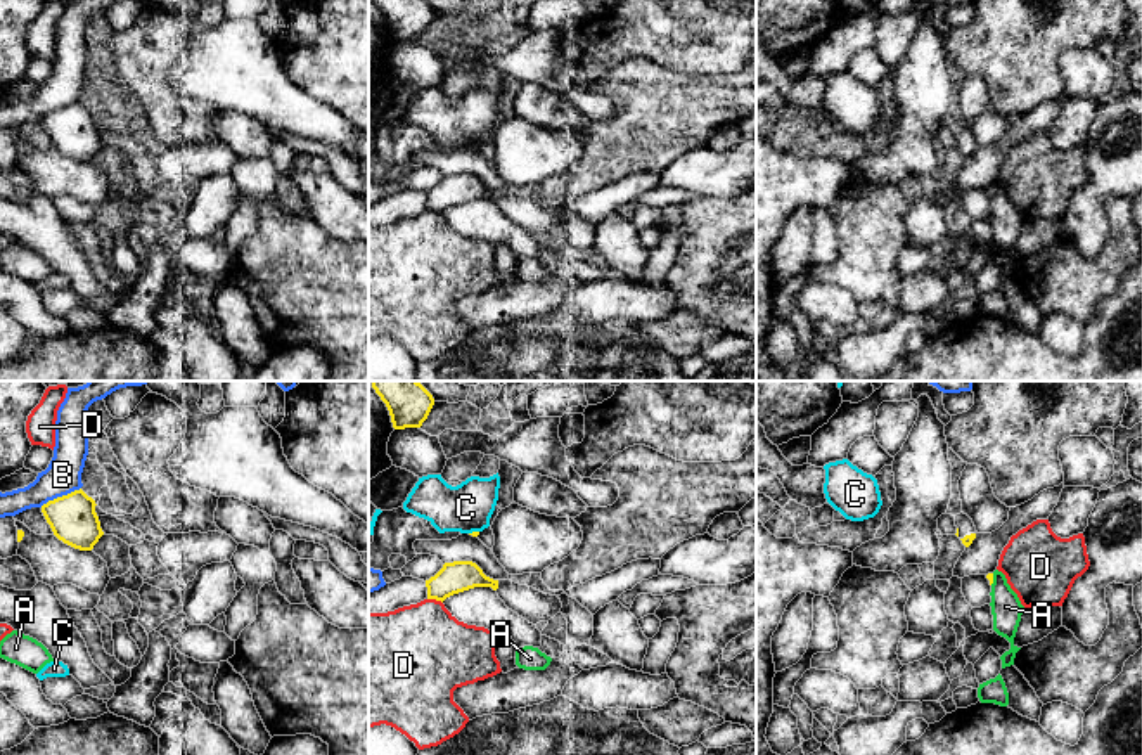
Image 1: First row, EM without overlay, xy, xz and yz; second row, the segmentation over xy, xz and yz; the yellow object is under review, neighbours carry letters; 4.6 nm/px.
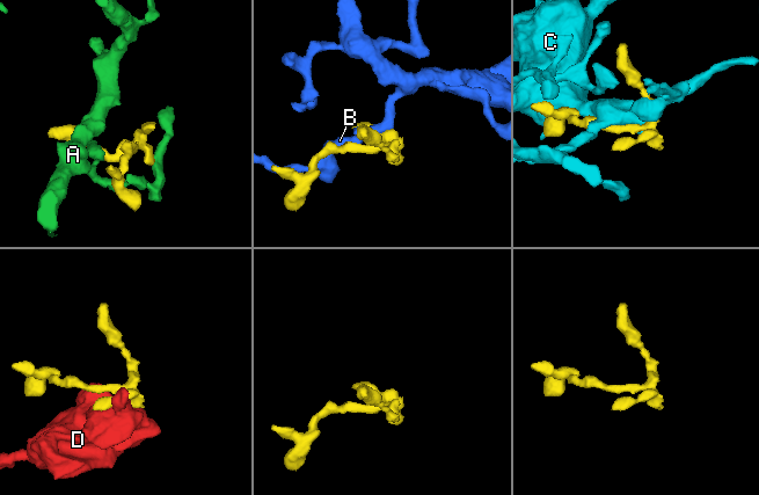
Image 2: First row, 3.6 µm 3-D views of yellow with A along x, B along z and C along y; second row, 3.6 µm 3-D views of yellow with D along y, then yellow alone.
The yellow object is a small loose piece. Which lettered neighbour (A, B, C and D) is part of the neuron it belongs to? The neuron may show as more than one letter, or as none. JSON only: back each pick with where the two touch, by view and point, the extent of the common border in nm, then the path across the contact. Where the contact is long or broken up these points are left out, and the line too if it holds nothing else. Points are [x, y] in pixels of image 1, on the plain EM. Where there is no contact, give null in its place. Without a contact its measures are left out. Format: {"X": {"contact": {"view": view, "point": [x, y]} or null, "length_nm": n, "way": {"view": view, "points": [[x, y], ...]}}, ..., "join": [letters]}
{"join": []}

